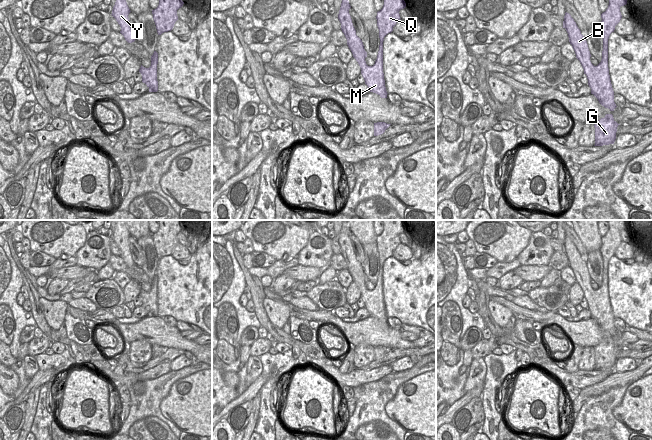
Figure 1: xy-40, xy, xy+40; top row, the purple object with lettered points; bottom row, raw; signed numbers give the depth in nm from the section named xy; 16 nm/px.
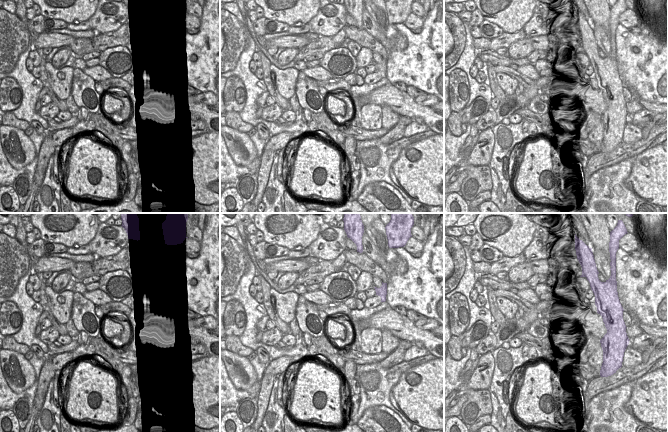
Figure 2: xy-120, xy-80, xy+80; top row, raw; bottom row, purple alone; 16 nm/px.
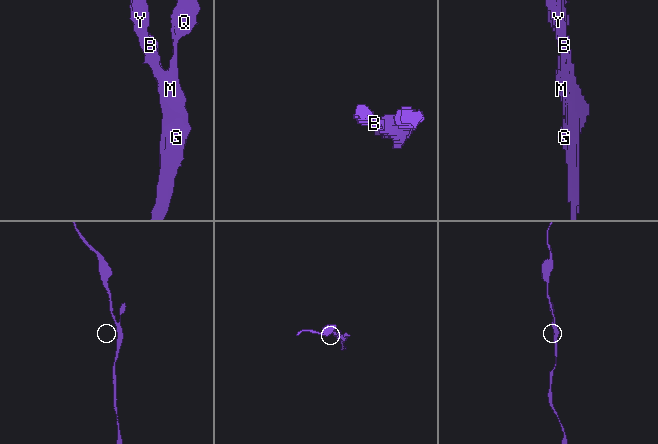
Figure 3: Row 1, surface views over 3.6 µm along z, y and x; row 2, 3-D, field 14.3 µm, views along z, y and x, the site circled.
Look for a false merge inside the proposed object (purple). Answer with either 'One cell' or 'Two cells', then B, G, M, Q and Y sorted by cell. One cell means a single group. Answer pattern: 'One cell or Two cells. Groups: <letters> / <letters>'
One cell. Groups: B G M Q Y.

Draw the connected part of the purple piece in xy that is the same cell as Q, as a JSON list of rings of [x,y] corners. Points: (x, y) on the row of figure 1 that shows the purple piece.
[[[342,0],[338,14],[341,23],[341,30],[347,39],[347,45],[353,57],[361,68],[361,74],[370,92],[378,94],[381,98],[387,98],[383,73],[383,41],[384,37],[393,31],[393,27],[401,19],[399,11],[406,7],[404,0],[384,0],[383,8],[377,12],[377,26],[379,29],[380,45],[377,59],[373,66],[366,64],[367,52],[364,49],[362,40],[356,35],[349,9],[351,8],[348,0]]]

